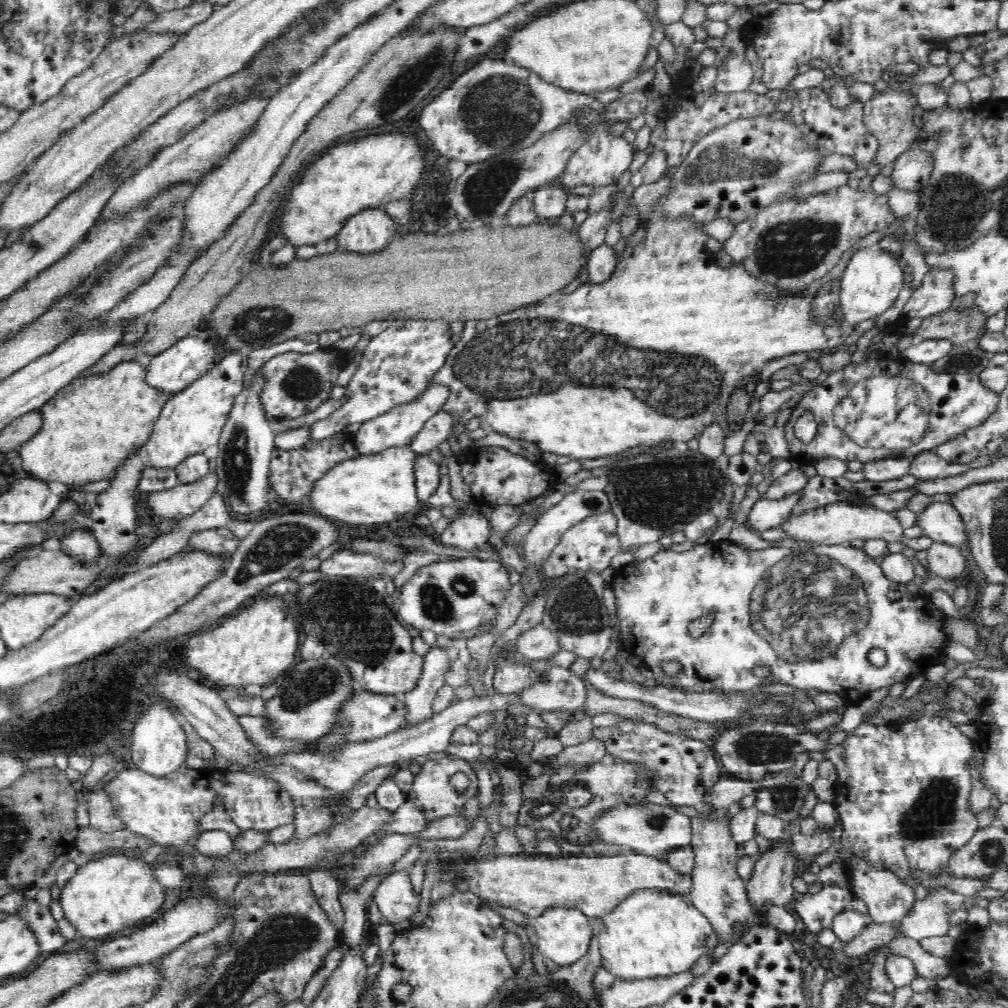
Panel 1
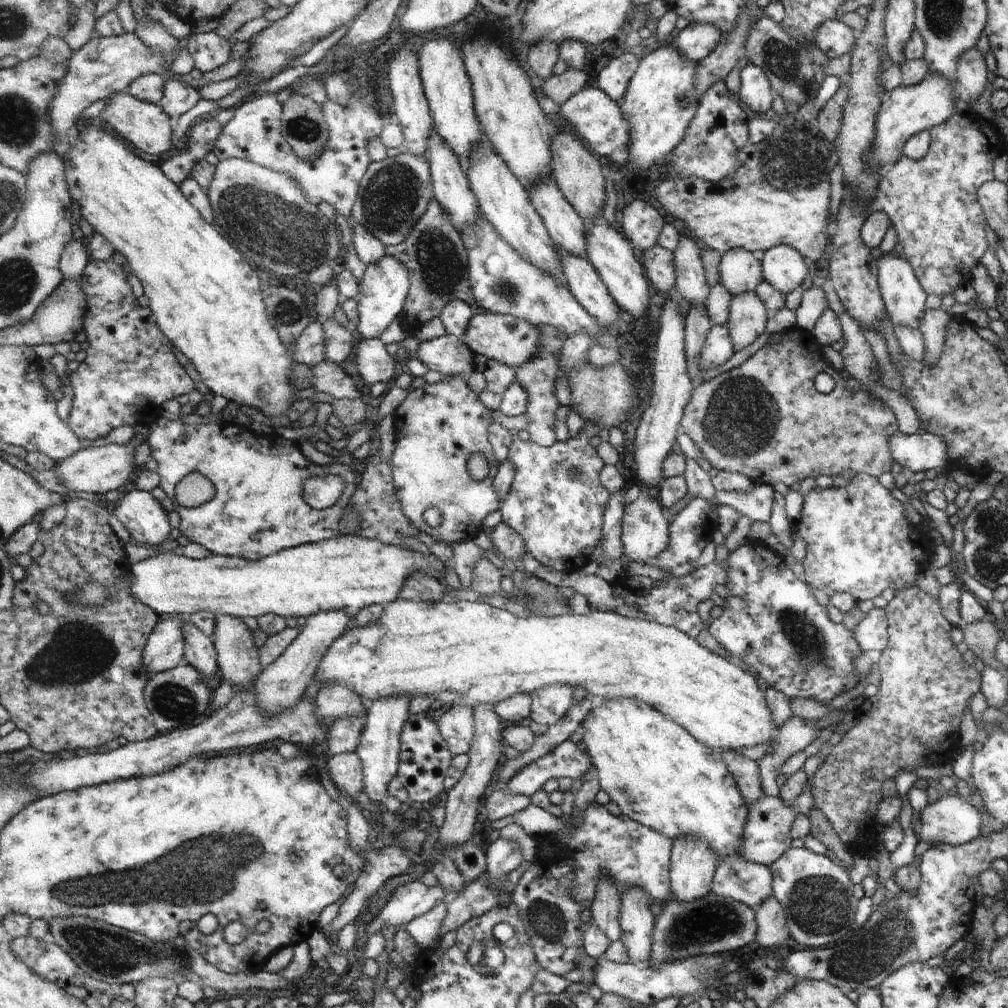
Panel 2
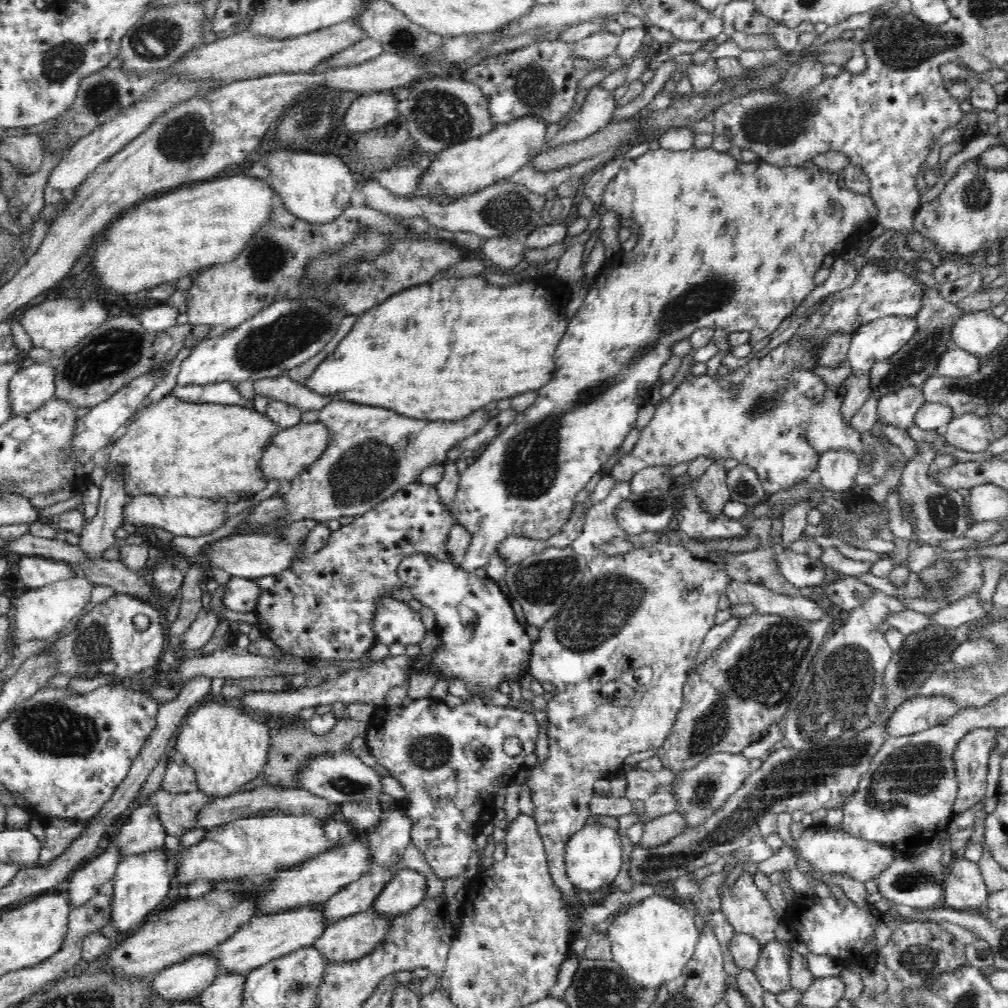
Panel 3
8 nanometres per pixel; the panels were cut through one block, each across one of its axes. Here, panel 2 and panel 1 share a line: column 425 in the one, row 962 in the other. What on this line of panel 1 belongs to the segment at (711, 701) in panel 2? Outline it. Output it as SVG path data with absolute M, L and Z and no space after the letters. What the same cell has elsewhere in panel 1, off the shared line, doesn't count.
M640 889L615 906L601 918L602 930L598 932L601 966L614 977L630 980L668 977L690 971L705 954L706 940L713 932L710 921L693 905L693 902L671 891L660 889Z

